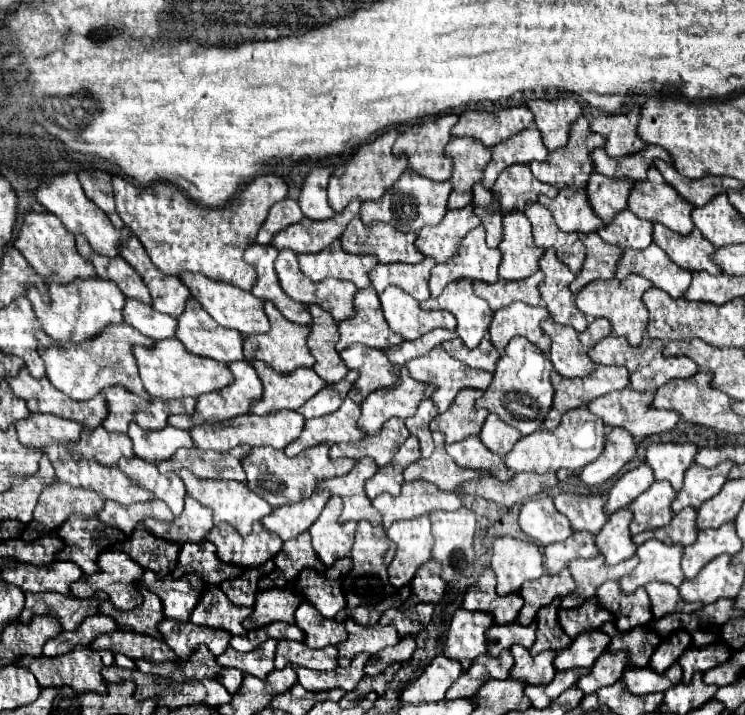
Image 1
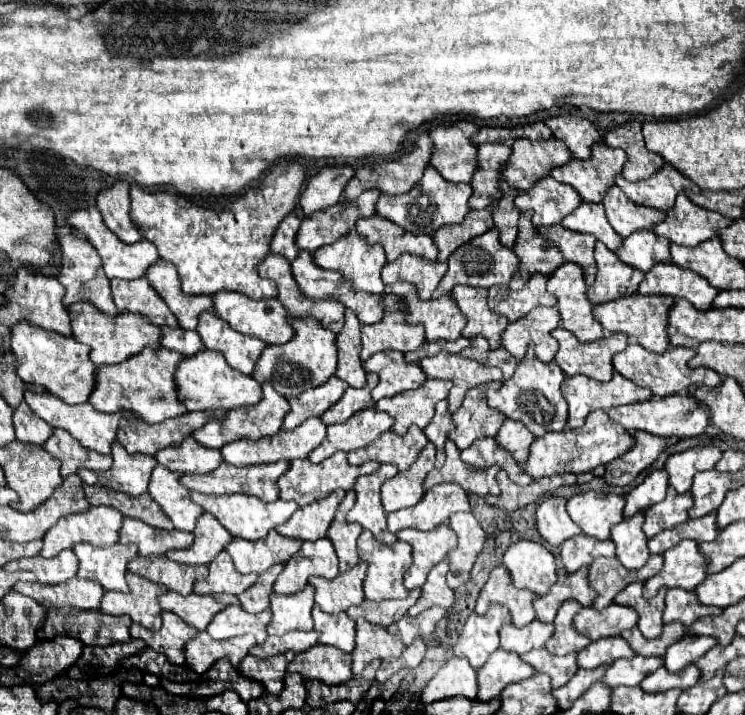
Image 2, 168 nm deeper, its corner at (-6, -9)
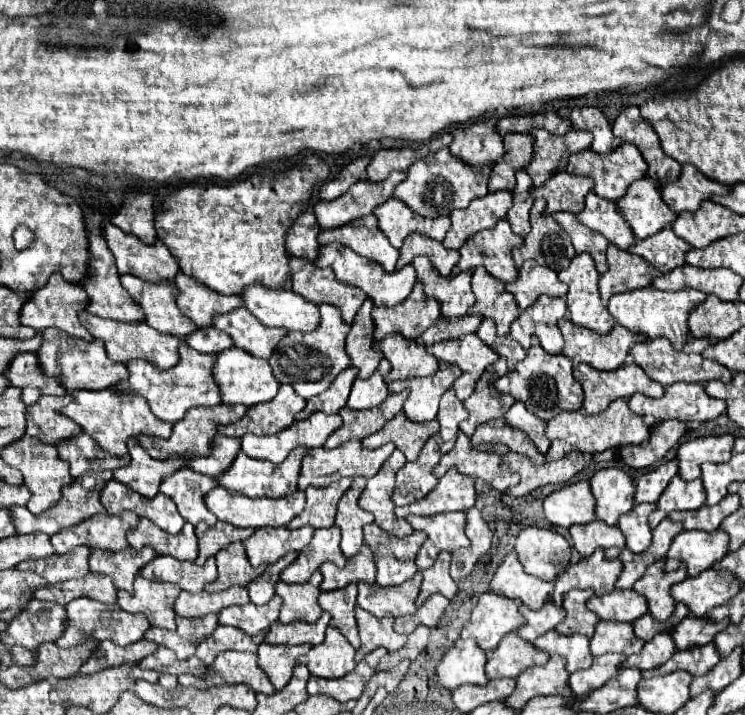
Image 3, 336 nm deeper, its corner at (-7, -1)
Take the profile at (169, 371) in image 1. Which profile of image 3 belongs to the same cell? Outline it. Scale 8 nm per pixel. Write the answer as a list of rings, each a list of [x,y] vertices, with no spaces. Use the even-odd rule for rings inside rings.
[[[229,347],[221,353],[217,353],[213,377],[221,389],[221,403],[225,403],[225,405],[241,403],[245,407],[251,407],[257,403],[265,403],[265,401],[271,401],[279,389],[279,383],[275,381],[269,363],[265,359],[257,359],[237,347]]]

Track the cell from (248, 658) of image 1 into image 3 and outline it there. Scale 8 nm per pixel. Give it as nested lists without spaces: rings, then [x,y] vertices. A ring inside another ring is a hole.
[[[261,643],[257,651],[257,659],[259,659],[259,667],[267,673],[275,689],[283,689],[291,679],[295,667],[295,657],[291,655],[291,649],[287,645]]]

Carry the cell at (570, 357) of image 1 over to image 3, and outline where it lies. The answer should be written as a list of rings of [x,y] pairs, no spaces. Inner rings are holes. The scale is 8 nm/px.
[[[561,319],[559,329],[565,337],[561,353],[575,363],[587,363],[599,371],[617,369],[609,365],[621,365],[629,355],[629,347],[645,339],[641,333],[631,333],[623,325],[615,325],[609,333],[599,335],[569,319]]]

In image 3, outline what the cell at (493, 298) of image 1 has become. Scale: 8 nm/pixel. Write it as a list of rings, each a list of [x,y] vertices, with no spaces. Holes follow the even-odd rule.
[[[525,261],[519,269],[517,281],[505,285],[505,289],[515,297],[521,311],[533,305],[541,295],[565,297],[567,293],[567,285],[557,279],[557,273],[549,267],[537,265],[535,261]]]

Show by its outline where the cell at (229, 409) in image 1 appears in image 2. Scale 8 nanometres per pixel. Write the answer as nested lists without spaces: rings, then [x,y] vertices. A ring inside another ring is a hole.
[[[262,385],[262,393],[264,393],[264,397],[262,397],[260,405],[250,405],[250,407],[244,407],[244,409],[228,411],[228,421],[210,421],[208,425],[204,425],[204,429],[200,429],[200,433],[194,433],[192,437],[196,441],[204,443],[204,445],[220,449],[226,443],[232,443],[232,441],[238,441],[238,439],[252,439],[252,441],[256,441],[256,439],[262,439],[262,437],[278,433],[286,413],[290,411],[290,403],[288,403],[286,397],[276,393],[272,389],[272,385]]]

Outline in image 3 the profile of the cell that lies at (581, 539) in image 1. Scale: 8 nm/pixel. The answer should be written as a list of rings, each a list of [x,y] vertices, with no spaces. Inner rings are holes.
[[[591,521],[587,525],[573,525],[569,533],[571,533],[573,547],[581,557],[589,557],[595,549],[625,547],[625,537],[619,531],[619,527],[609,527],[601,521]]]

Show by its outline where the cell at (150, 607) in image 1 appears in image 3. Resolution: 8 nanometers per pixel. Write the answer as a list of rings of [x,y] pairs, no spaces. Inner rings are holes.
[[[205,615],[201,619],[175,617],[175,623],[175,631],[151,627],[145,633],[145,639],[155,641],[157,645],[165,645],[167,649],[175,651],[179,659],[189,659],[195,655],[195,647],[199,645],[199,641],[213,633],[213,629],[217,627],[217,615]]]

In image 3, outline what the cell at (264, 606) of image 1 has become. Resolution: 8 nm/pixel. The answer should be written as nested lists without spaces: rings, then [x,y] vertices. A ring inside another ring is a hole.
[[[315,571],[313,577],[305,583],[289,585],[289,583],[279,581],[275,585],[275,593],[283,599],[283,607],[281,607],[281,615],[279,615],[279,619],[283,623],[291,623],[291,621],[315,623],[321,617],[323,611],[317,605],[321,579],[323,579],[321,573]]]

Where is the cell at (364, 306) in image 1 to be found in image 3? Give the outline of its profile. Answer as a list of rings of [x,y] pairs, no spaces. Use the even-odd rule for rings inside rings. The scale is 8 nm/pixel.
[[[421,283],[413,287],[409,297],[395,307],[379,307],[371,311],[375,323],[375,341],[385,339],[391,333],[401,333],[403,337],[417,339],[433,321],[441,317],[439,303],[435,299],[427,299],[423,295]]]

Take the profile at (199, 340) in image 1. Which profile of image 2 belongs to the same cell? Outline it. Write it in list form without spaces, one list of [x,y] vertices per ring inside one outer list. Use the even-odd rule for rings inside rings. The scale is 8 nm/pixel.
[[[212,311],[200,315],[196,331],[200,333],[206,349],[224,353],[226,361],[244,375],[252,373],[258,357],[266,347],[266,343],[258,337],[248,337],[234,331],[224,319],[216,317],[216,313]]]

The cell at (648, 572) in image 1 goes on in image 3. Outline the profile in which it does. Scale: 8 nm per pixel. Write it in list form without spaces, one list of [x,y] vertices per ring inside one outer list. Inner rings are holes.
[[[681,531],[667,553],[665,571],[675,571],[679,565],[685,565],[687,575],[695,577],[697,573],[711,569],[717,561],[727,555],[729,537],[725,531]]]

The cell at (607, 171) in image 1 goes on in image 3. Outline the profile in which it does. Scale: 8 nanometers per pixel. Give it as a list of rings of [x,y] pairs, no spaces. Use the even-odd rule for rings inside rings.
[[[693,165],[681,167],[681,177],[669,185],[659,183],[661,199],[675,211],[697,211],[701,201],[709,199],[713,193],[727,193],[729,187],[721,185],[717,181],[707,179],[701,171],[697,171]]]

